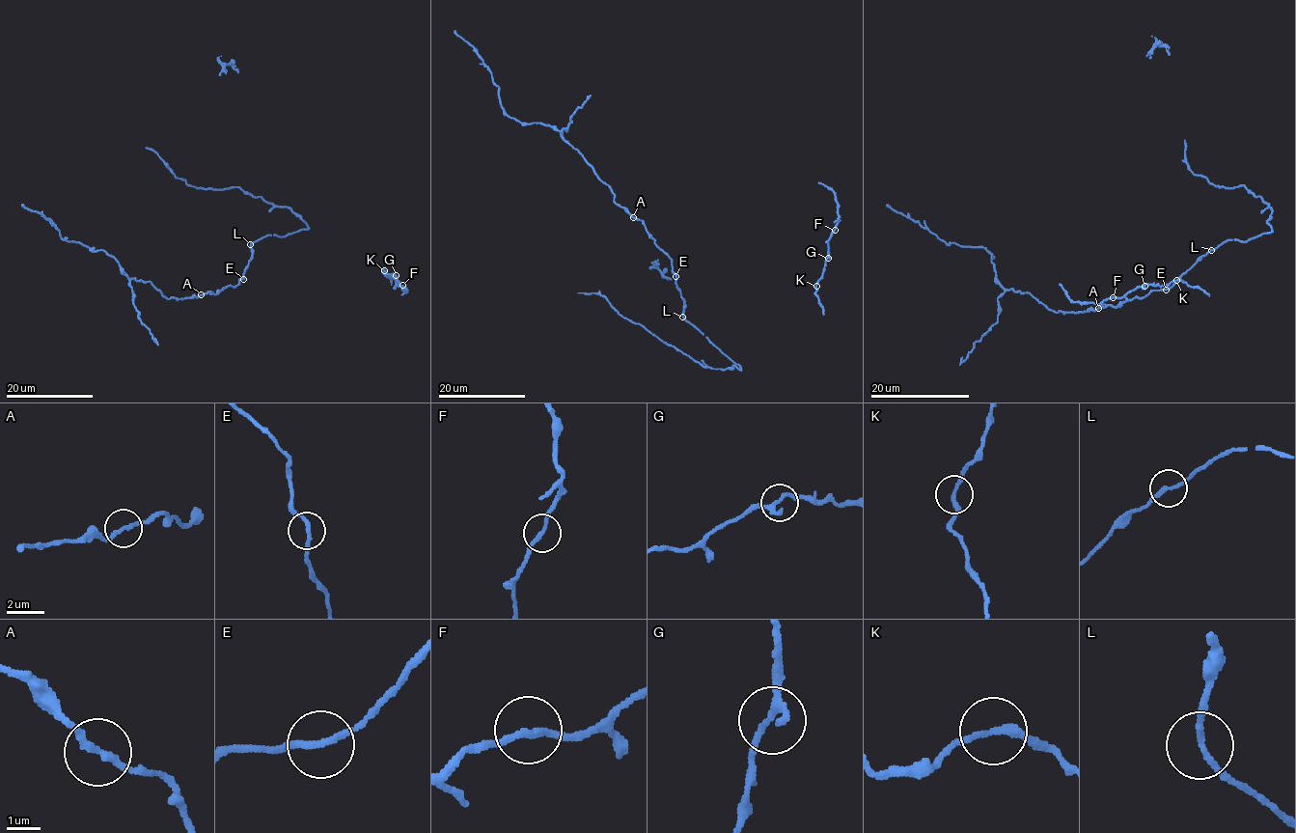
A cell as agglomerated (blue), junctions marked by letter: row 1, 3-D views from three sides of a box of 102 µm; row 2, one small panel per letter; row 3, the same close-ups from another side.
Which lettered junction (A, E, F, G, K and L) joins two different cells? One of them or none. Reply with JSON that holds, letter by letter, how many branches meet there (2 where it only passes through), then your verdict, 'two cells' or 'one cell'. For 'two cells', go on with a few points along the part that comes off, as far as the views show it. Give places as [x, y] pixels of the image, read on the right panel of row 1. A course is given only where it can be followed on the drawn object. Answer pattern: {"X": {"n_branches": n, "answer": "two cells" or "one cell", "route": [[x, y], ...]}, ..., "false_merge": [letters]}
{"A": {"n_branches": 2, "answer": "two cells", "route": [[1098, 308], [1054, 312], [1030, 293], [1006, 290], [985, 248], [947, 244], [887, 205]]}, "E": {"n_branches": 2, "answer": "one cell"}, "F": {"n_branches": 2, "answer": "one cell"}, "G": {"n_branches": 2, "answer": "one cell"}, "K": {"n_branches": 2, "answer": "one cell"}, "L": {"n_branches": 2, "answer": "one cell"}, "false_merge": ["A"]}

